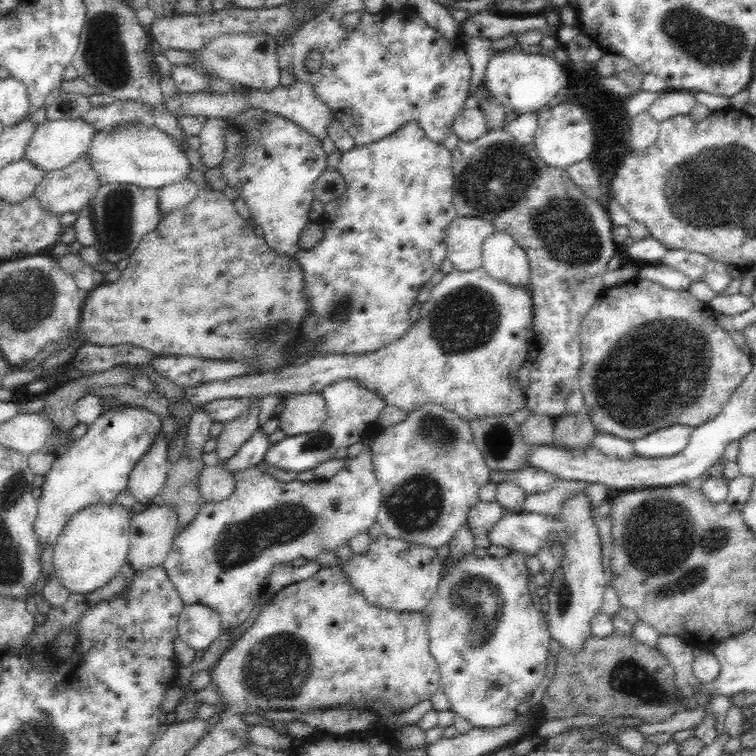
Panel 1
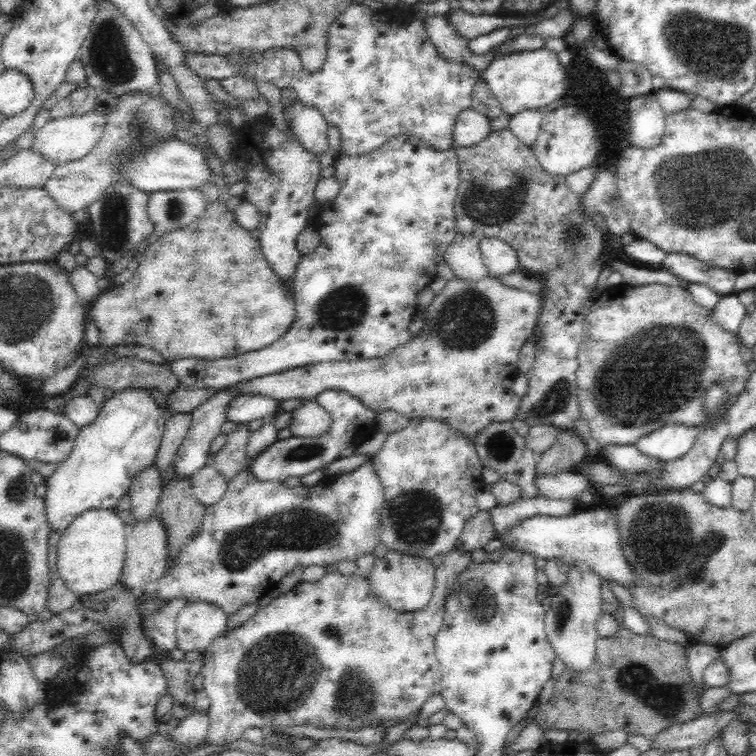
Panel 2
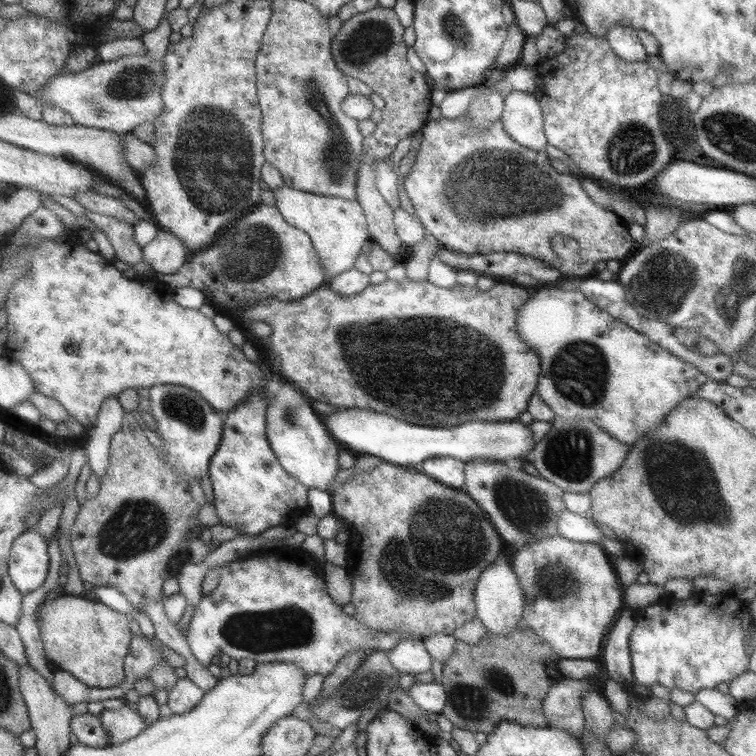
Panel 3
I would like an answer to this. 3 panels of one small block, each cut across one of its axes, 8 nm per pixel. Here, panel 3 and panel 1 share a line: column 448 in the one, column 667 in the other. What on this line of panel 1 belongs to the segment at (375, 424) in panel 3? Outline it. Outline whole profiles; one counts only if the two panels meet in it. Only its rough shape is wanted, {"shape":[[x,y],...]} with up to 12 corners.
{"shape":[[674,424],[632,440],[636,455],[670,457],[682,452],[694,428]]}

